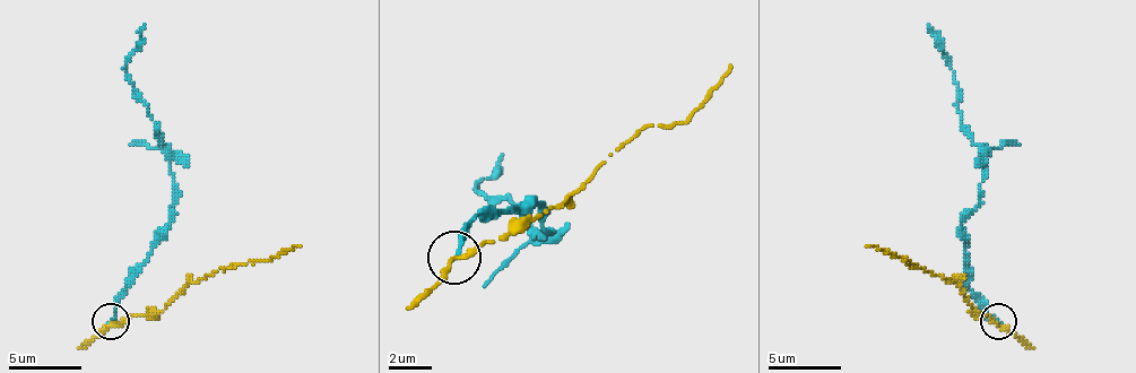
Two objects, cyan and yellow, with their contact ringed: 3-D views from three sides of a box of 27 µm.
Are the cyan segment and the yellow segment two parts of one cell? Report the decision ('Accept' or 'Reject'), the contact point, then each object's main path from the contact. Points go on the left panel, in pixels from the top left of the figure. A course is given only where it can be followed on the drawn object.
Reject. Place: (111, 321). Course of cyan: (111, 322), (115, 297), (166, 224), (173, 202), (170, 152), (126, 71), (126, 57), (144, 24). Course of yellow: (111, 322), (158, 315), (191, 283), (235, 265), (268, 260), (301, 246)

